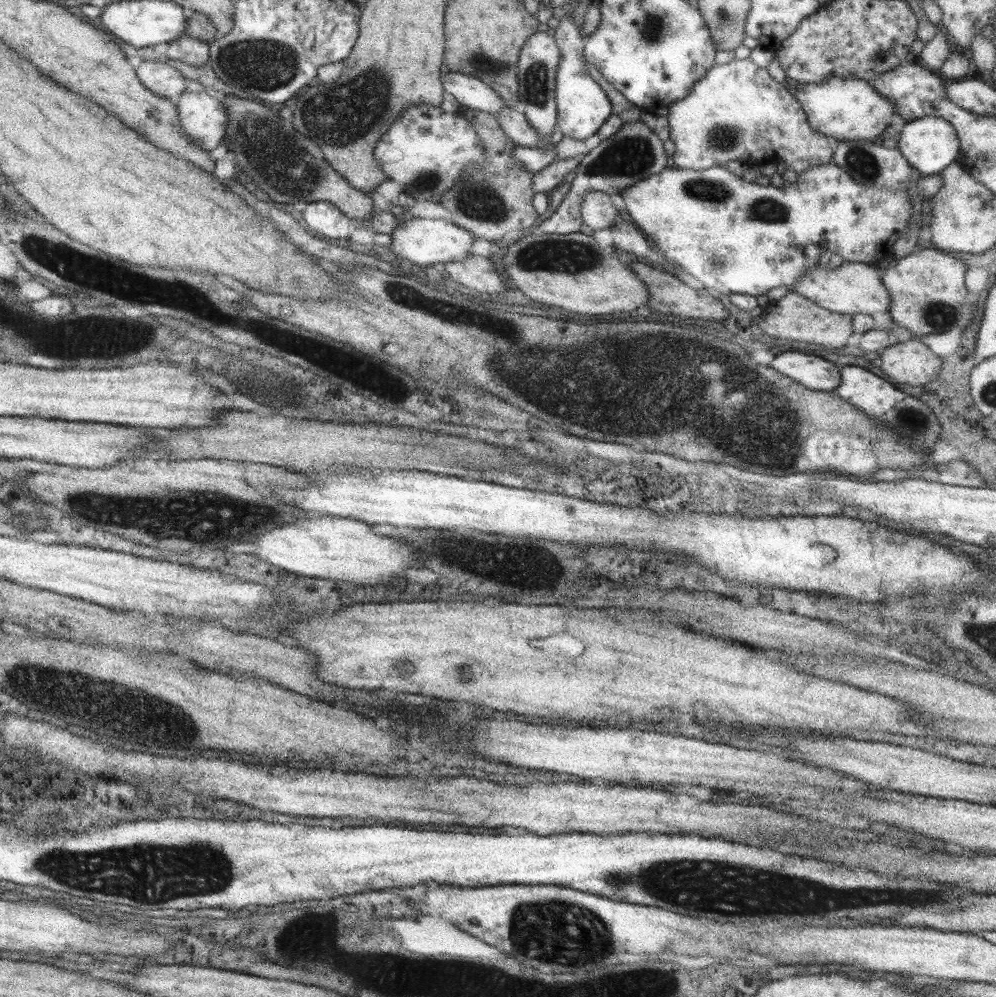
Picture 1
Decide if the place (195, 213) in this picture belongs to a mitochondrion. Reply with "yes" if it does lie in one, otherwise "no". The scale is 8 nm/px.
no

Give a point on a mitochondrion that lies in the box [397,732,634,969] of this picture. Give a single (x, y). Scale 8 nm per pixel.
(571, 928)

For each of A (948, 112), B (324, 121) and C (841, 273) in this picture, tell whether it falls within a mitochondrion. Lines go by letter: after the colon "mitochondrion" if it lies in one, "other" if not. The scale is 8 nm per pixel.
A: other
B: mitochondrion
C: other

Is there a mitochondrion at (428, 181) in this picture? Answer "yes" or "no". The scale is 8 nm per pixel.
yes

